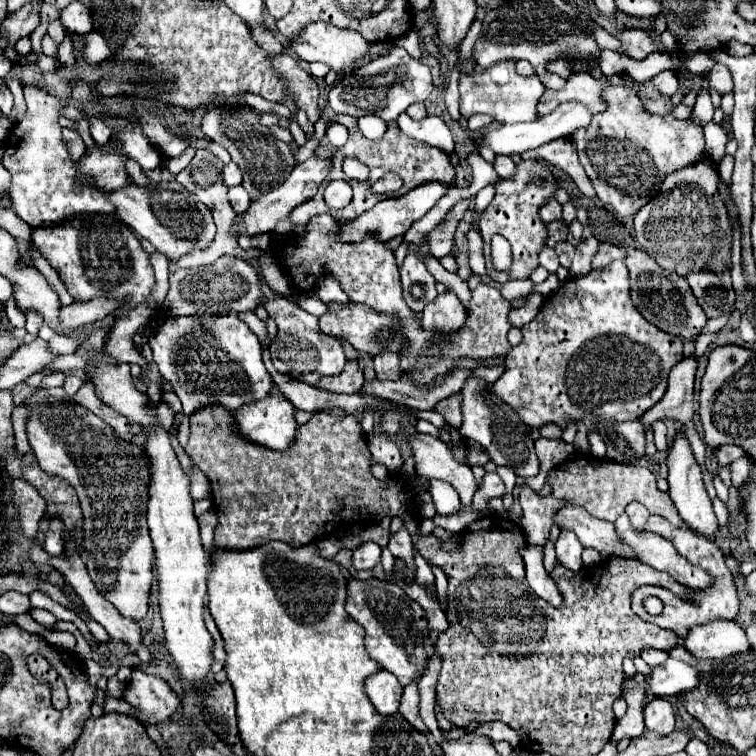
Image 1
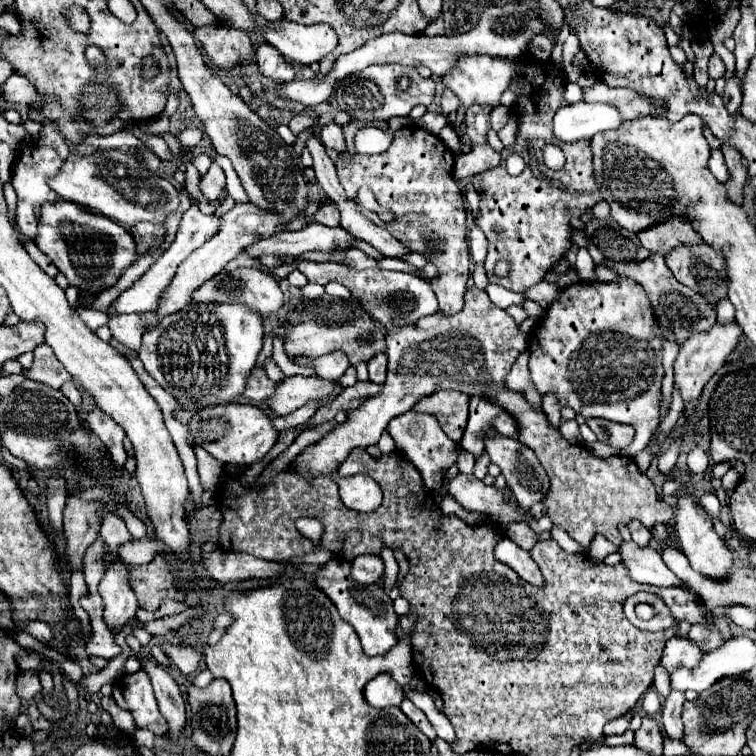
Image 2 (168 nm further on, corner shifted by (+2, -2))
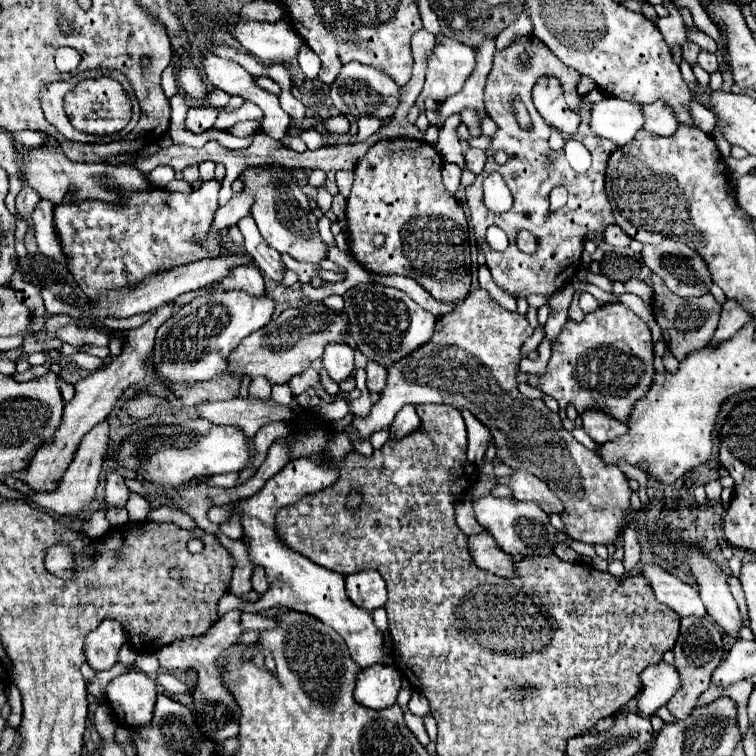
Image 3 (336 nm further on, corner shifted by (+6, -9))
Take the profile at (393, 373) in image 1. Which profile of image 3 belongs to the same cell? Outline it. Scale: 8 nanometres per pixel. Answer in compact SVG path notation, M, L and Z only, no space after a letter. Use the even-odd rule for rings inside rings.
M367 362L367 388L369 392L381 392L385 388L385 368L377 362Z

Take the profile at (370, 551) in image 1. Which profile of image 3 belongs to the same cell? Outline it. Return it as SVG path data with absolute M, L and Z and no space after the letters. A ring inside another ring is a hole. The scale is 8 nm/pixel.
M361 570L361 572L349 574L345 582L347 582L349 598L365 610L379 608L387 600L385 580L377 570Z

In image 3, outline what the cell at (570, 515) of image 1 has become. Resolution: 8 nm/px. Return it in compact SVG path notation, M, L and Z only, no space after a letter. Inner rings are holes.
M645 564L641 568L643 578L653 588L655 598L661 604L667 604L673 608L679 616L705 616L705 606L701 604L701 598L697 596L697 590L685 582L681 582L677 576L661 568L659 564Z

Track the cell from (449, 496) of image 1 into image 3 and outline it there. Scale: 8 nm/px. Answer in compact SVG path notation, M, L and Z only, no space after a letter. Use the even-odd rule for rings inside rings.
M407 404L405 408L401 408L389 428L389 434L391 434L391 440L399 440L399 438L405 438L409 434L413 434L415 430L421 428L421 420L415 412L415 406Z

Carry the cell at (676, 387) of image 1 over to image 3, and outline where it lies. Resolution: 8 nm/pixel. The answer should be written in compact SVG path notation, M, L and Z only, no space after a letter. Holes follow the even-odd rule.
M727 300L723 304L723 310L721 310L721 318L719 318L719 326L715 330L715 336L713 340L709 342L709 346L715 346L715 344L721 344L725 340L729 340L731 336L735 336L743 326L745 322L749 322L751 316L735 302L735 300Z

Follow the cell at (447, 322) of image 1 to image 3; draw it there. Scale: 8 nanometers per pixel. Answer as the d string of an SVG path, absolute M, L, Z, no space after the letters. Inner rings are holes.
M397 138L397 140L379 140L375 142L373 146L369 146L367 154L363 158L357 160L355 164L355 182L353 182L353 190L347 198L347 220L349 220L349 246L351 246L351 252L355 254L357 262L367 270L367 272L377 272L377 274L405 274L405 276L411 276L415 278L435 300L439 302L445 302L445 304L453 304L453 306L459 306L465 296L469 294L469 286L471 286L471 256L469 256L469 228L467 228L467 218L465 218L465 212L461 208L461 204L445 190L443 186L443 180L441 180L441 168L443 168L443 158L441 154L427 142L423 140L409 140L409 138ZM377 232L383 232L385 234L385 244L381 248L375 248L373 246L373 236Z

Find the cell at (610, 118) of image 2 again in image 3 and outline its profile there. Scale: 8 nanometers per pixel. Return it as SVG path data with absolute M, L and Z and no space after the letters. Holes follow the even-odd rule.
M605 98L595 102L591 108L589 130L599 136L615 142L617 146L627 144L643 124L639 104L631 104L619 98Z

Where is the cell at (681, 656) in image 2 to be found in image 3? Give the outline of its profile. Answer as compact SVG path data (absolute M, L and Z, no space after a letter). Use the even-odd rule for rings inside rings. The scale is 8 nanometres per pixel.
M661 660L641 672L643 688L637 696L637 706L643 714L655 714L655 710L681 688L681 676L673 664Z

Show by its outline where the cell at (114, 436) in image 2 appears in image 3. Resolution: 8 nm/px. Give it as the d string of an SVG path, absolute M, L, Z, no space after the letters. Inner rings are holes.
M109 468L105 478L105 502L111 506L125 506L127 498L129 490L123 482L123 476L117 472L117 468Z

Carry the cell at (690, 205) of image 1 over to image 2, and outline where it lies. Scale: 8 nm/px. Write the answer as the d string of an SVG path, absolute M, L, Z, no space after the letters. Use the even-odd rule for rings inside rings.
M675 217L665 221L665 223L659 223L659 225L653 225L641 233L637 233L637 239L639 243L651 251L651 253L659 253L659 255L667 255L671 249L679 247L679 245L693 245L693 243L701 243L701 237L697 233L693 233L693 227L687 225L685 219Z

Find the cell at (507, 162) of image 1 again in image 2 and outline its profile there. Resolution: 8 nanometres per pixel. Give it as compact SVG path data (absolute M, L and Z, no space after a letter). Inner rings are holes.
M473 145L469 153L459 155L455 159L455 167L453 167L453 175L459 179L471 179L477 173L483 173L487 169L497 167L501 161L499 153L491 147L491 145Z

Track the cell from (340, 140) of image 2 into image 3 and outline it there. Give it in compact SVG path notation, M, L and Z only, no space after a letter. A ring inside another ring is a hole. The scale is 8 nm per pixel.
M339 170L335 174L335 180L337 180L337 186L339 186L339 192L347 198L349 196L349 188L353 184L353 170Z

